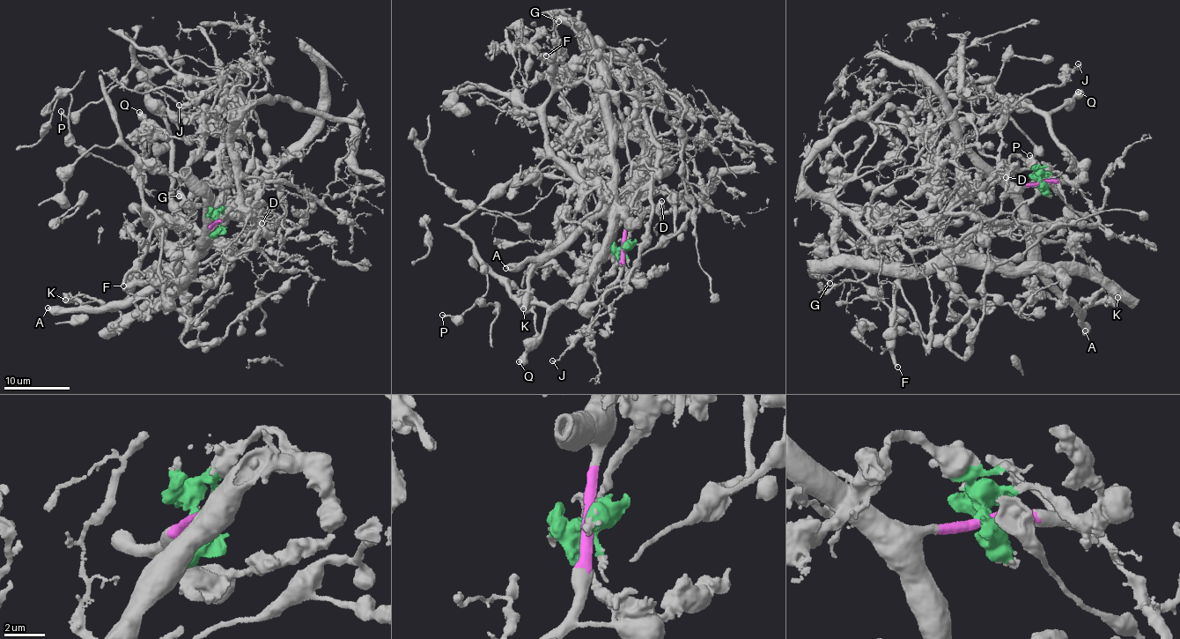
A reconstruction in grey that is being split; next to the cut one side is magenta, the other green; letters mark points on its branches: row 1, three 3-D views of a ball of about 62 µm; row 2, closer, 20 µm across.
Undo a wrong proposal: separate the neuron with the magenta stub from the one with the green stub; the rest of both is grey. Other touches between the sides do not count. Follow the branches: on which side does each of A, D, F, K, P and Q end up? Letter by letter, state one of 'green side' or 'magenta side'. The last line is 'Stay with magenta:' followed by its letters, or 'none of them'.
A: magenta side
D: green side
F: magenta side
K: magenta side
P: magenta side
Q: magenta side
Stay with magenta: A, F, K, P, Q

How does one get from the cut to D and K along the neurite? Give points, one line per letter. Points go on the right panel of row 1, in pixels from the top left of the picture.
D: (1041, 181), (1034, 168), (1013, 156), (1006, 166), (1006, 177)
K: (1041, 181), (1023, 185), (1020, 189), (1020, 197), (1032, 231), (1032, 241), (1042, 270), (1079, 310), (1118, 296)

